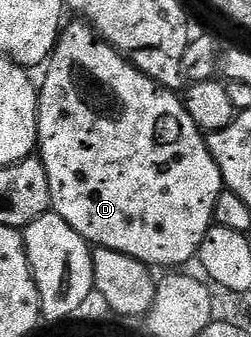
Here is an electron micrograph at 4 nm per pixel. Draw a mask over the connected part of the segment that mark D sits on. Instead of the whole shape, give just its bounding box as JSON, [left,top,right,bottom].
[37,22,225,270]

